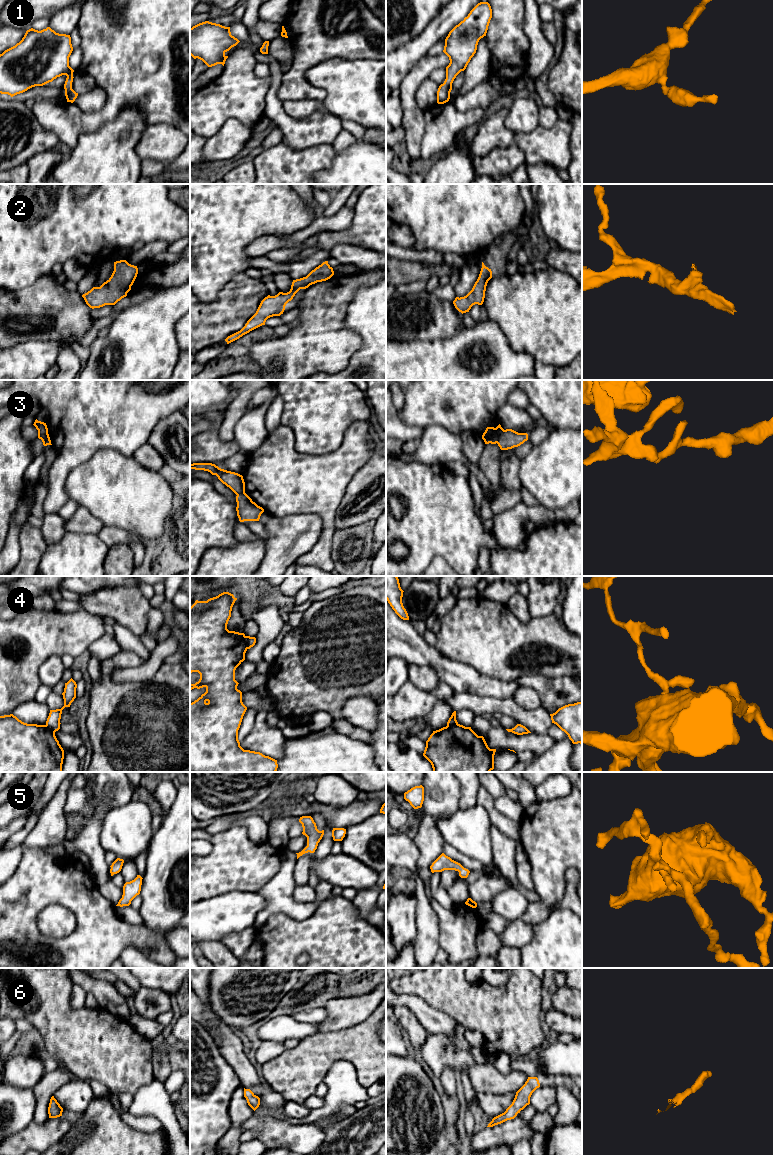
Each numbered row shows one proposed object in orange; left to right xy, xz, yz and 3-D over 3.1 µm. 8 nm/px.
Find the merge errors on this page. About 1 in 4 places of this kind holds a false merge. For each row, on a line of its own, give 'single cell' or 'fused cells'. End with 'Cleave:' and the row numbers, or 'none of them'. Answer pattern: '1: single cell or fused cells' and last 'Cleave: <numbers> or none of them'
1: single cell
2: single cell
3: fused cells
4: fused cells
5: single cell
6: single cell
Cleave: 3, 4

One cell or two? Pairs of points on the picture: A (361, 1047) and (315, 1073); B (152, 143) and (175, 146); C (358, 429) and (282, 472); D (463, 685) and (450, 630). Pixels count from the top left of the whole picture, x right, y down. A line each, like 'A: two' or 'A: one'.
A: one
B: one
C: one
D: two

